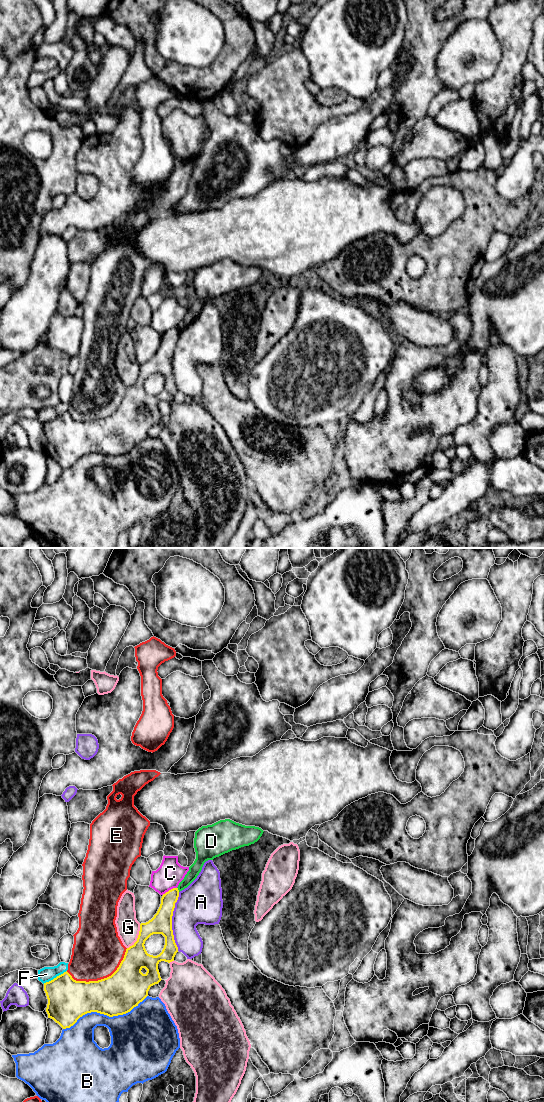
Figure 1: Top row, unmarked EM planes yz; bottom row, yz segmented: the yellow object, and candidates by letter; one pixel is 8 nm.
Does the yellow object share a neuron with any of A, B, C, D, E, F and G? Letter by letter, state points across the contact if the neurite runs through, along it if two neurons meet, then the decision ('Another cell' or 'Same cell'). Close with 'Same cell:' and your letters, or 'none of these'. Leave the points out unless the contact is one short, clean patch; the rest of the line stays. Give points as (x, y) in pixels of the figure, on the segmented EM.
A: Another cell
B: Another cell
C: Another cell
D: Boundary: yz (177, 887), (179, 891). Another cell
E: Another cell
F: Another cell
G: Another cell
Same cell: none of these

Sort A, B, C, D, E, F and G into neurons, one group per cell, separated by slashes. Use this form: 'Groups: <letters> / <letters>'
Groups: A / B / C / D / E / F / G

